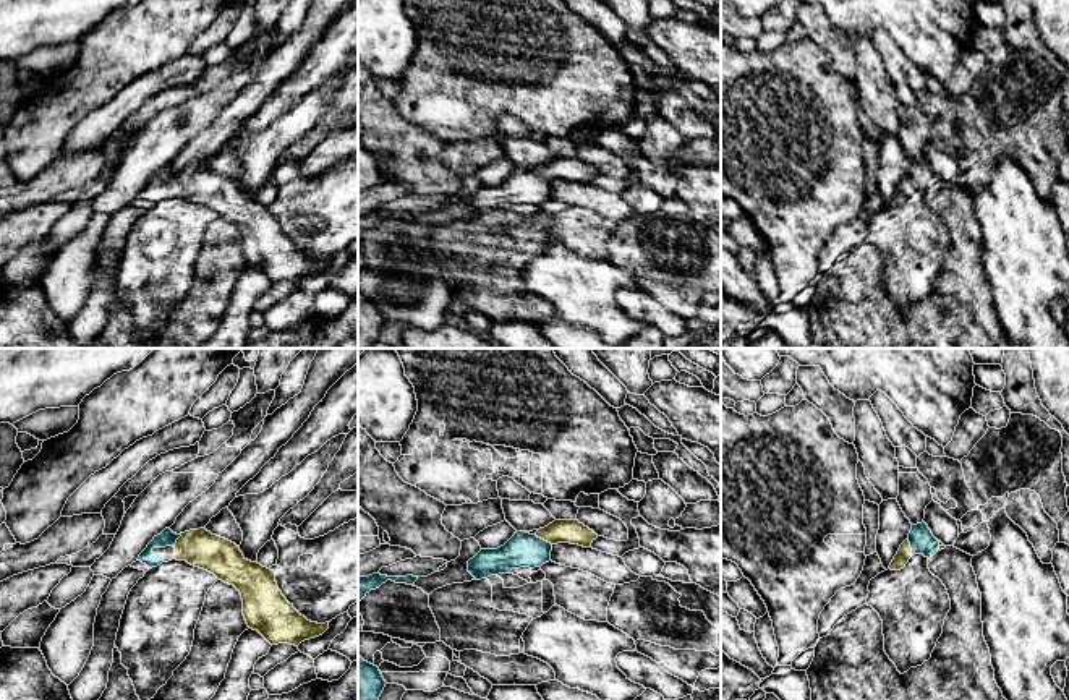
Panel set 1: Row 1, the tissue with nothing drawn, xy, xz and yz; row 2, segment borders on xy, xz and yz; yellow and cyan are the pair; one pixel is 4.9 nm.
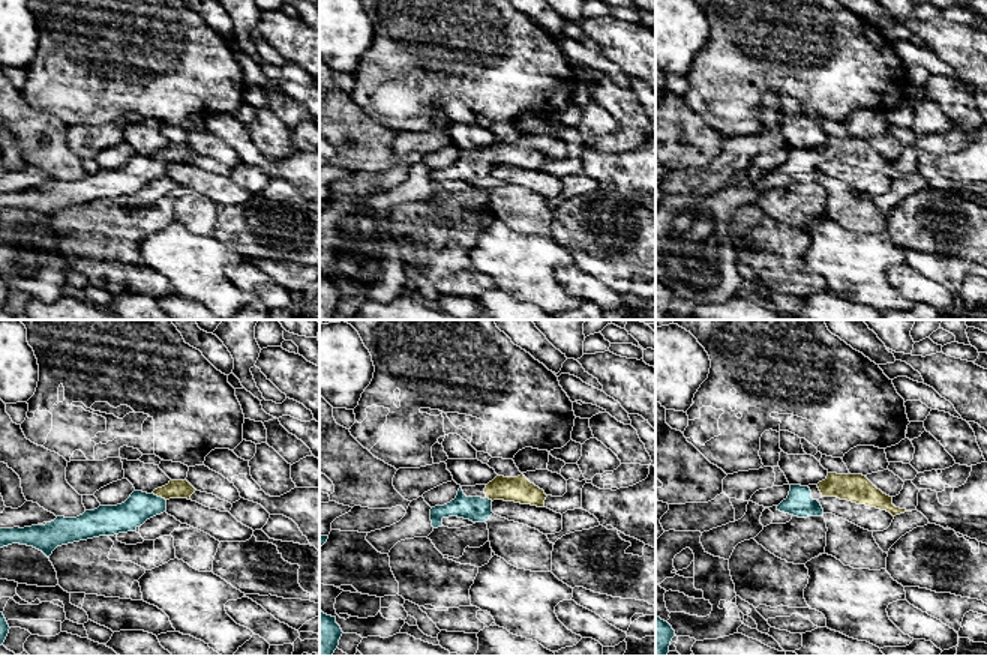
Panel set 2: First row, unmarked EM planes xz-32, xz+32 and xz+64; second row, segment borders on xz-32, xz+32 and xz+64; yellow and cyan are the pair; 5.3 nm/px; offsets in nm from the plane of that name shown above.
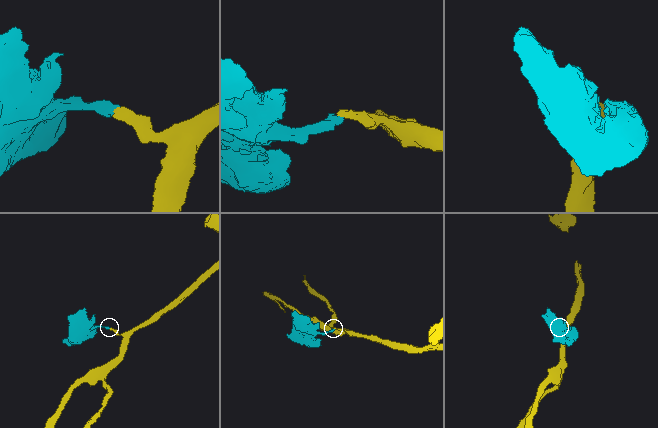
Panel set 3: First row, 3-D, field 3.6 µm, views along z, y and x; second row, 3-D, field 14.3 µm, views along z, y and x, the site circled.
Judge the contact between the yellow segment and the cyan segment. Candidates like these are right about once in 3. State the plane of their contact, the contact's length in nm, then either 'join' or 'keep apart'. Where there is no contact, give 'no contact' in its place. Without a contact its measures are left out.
meets yellow in xz; contact 100 nm long; join

